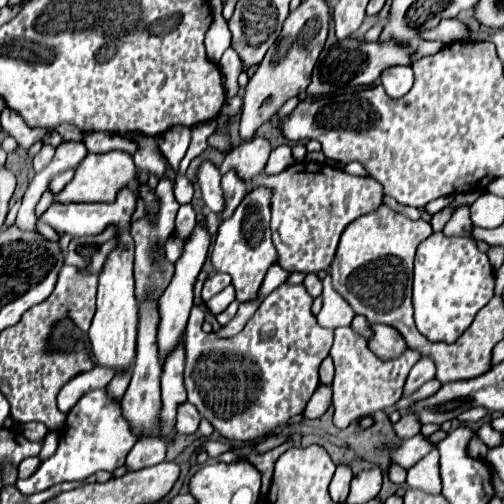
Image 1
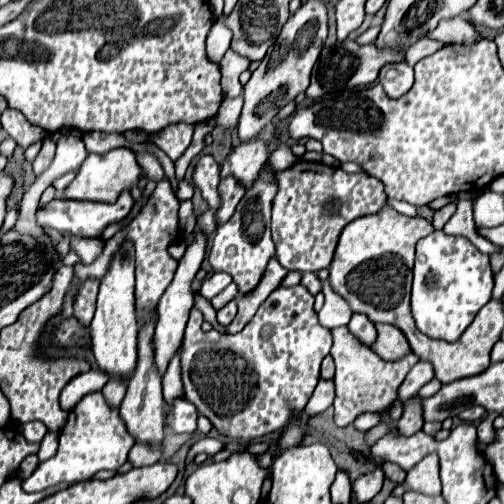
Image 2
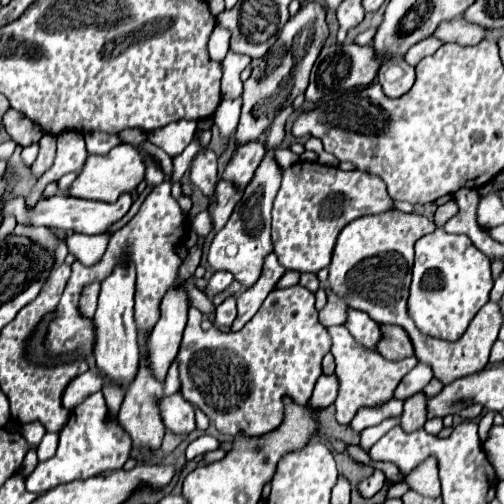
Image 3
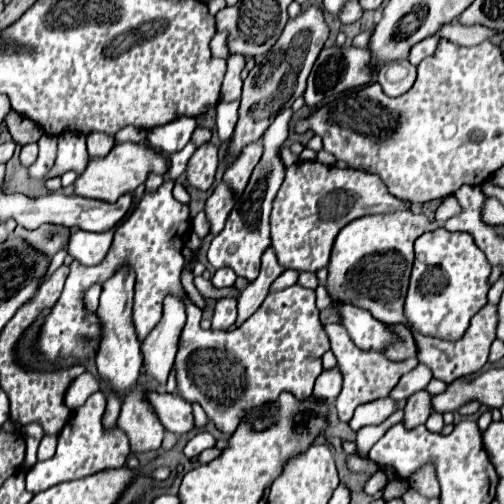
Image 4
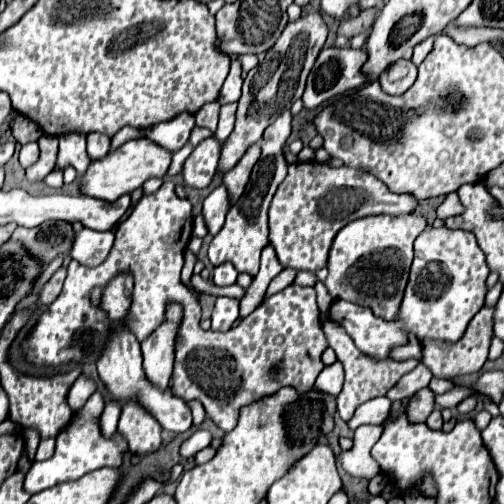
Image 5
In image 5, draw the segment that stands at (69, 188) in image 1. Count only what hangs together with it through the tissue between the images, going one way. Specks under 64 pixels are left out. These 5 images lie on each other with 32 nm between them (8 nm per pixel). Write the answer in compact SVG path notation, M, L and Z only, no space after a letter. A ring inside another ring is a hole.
M148 138L130 140L104 158L90 162L86 174L80 178L80 192L98 200L117 200L122 194L130 194L140 188L152 176L162 178L170 166L170 154L172 152L150 142Z

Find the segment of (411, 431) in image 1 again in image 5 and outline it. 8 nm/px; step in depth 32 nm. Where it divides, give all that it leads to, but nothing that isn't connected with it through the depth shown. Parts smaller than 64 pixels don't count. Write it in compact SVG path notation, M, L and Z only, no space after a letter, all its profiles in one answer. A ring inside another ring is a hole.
M424 388L420 392L416 392L410 400L408 400L408 422L418 424L418 422L426 422L426 418L430 416L430 412L434 410L434 394L430 392L430 388Z

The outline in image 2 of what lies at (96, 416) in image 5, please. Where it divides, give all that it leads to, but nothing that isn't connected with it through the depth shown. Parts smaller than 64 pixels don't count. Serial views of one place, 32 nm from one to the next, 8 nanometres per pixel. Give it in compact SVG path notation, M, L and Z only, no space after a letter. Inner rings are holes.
M90 392L70 410L66 426L60 430L58 452L50 460L40 462L30 478L22 480L22 490L40 492L60 482L88 480L98 470L116 470L126 462L132 446L134 438L126 430L126 424L120 418L118 408L112 408L102 392Z

